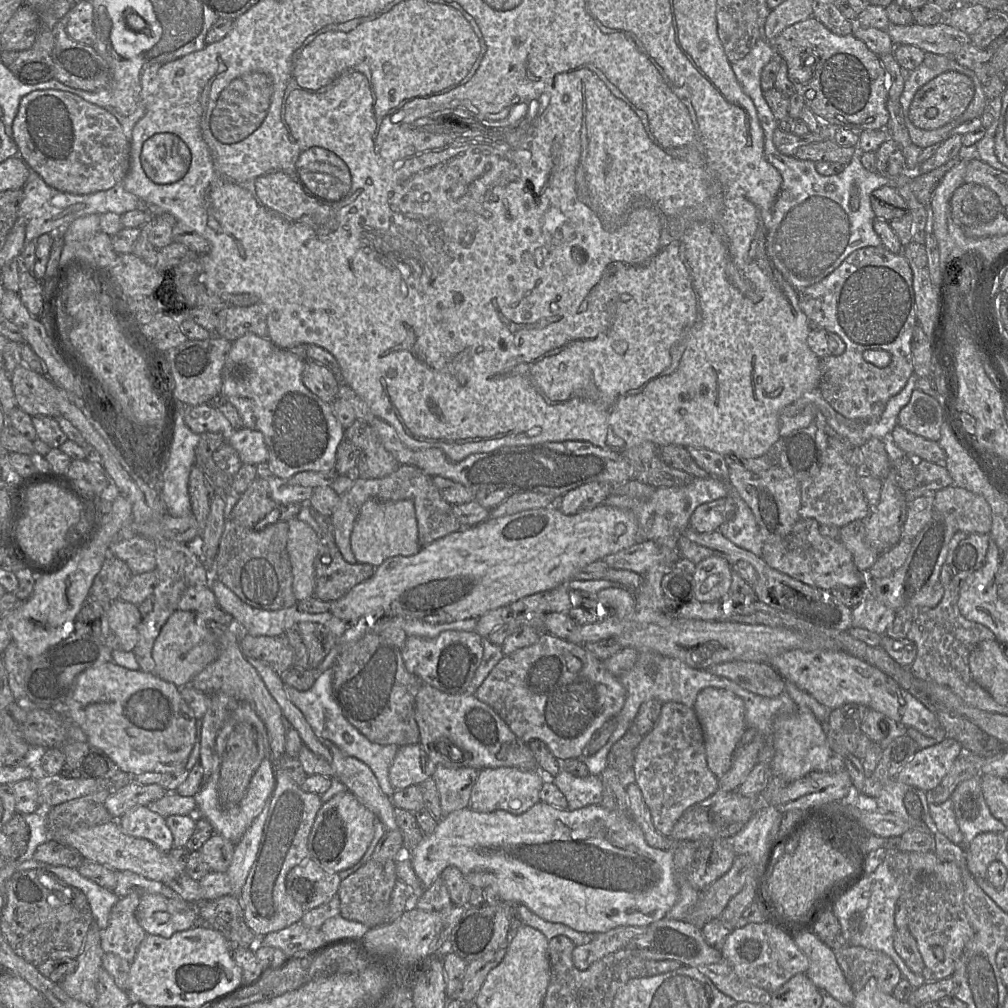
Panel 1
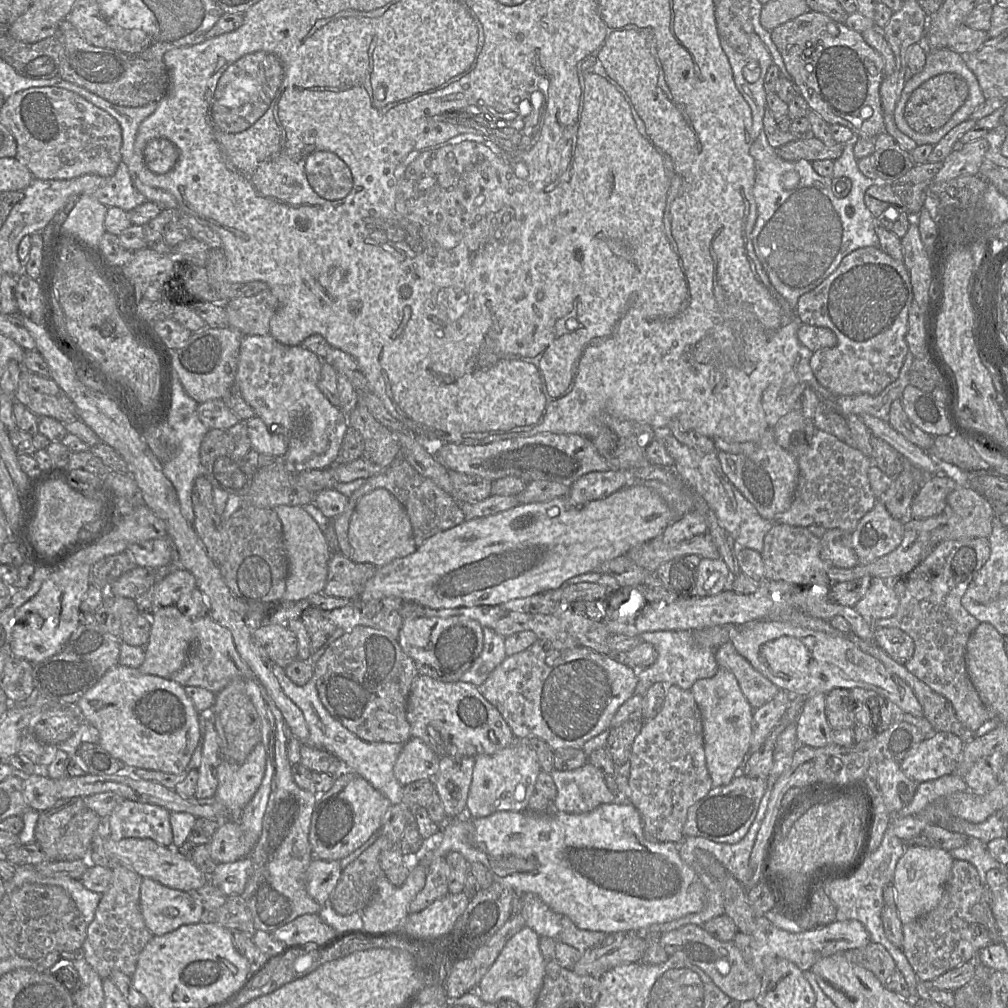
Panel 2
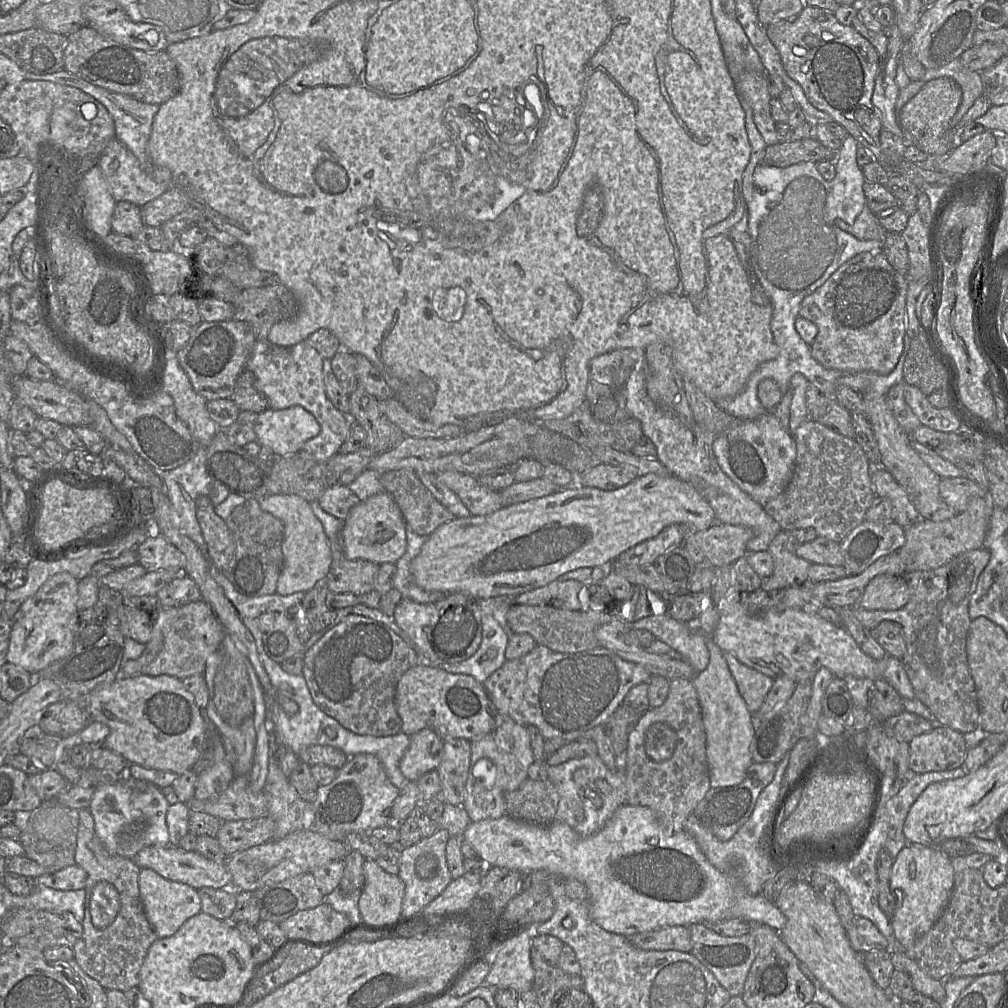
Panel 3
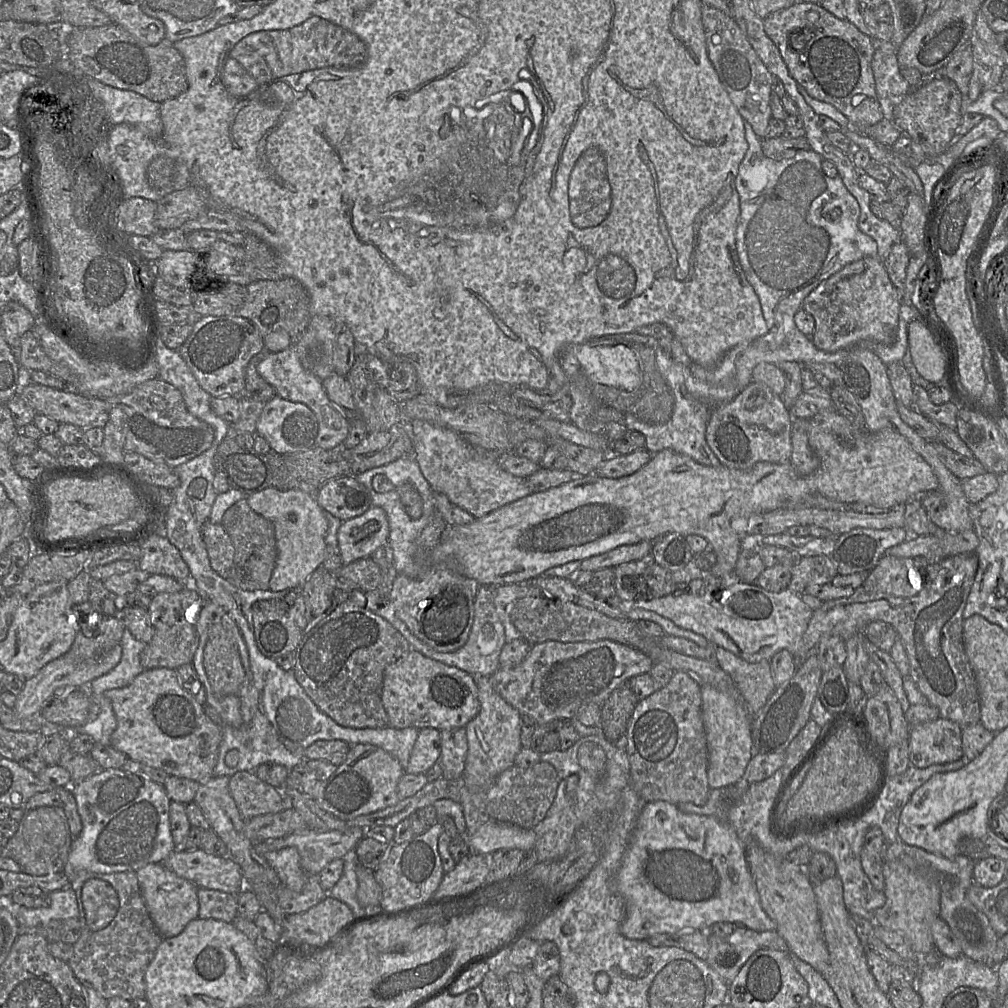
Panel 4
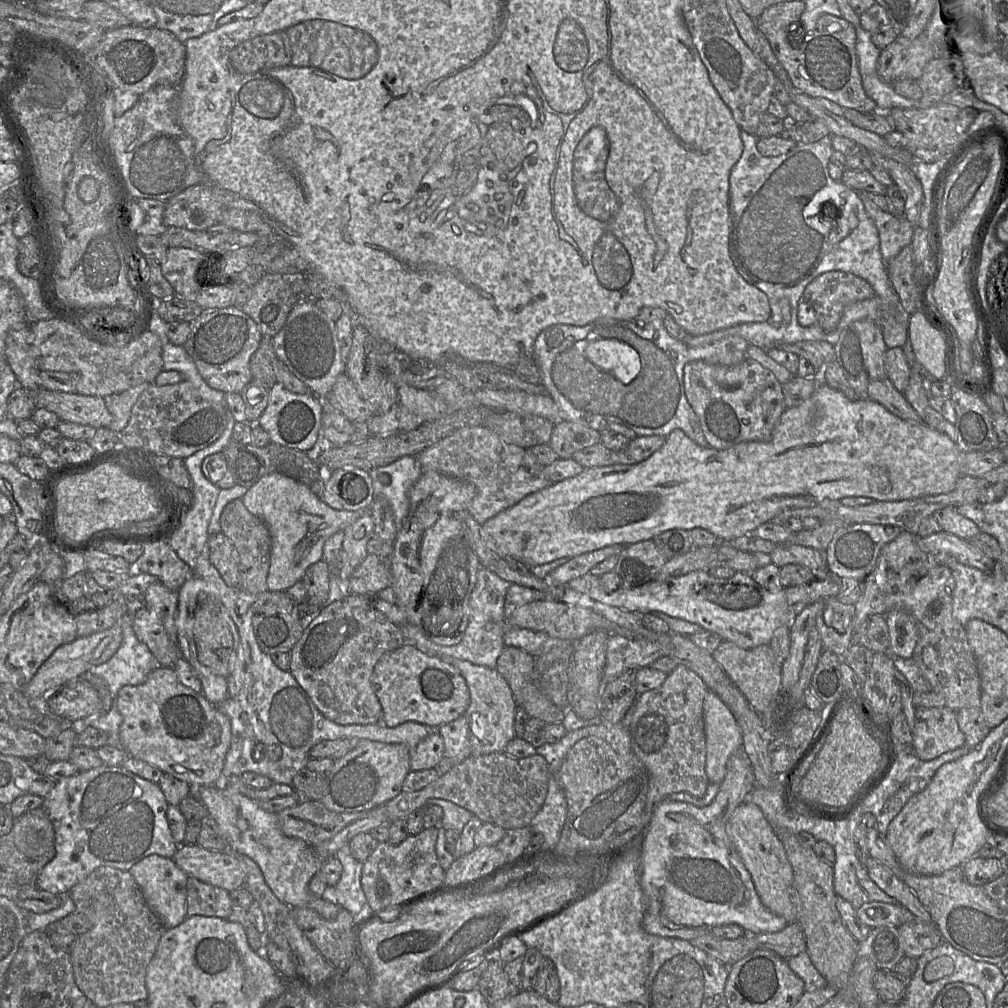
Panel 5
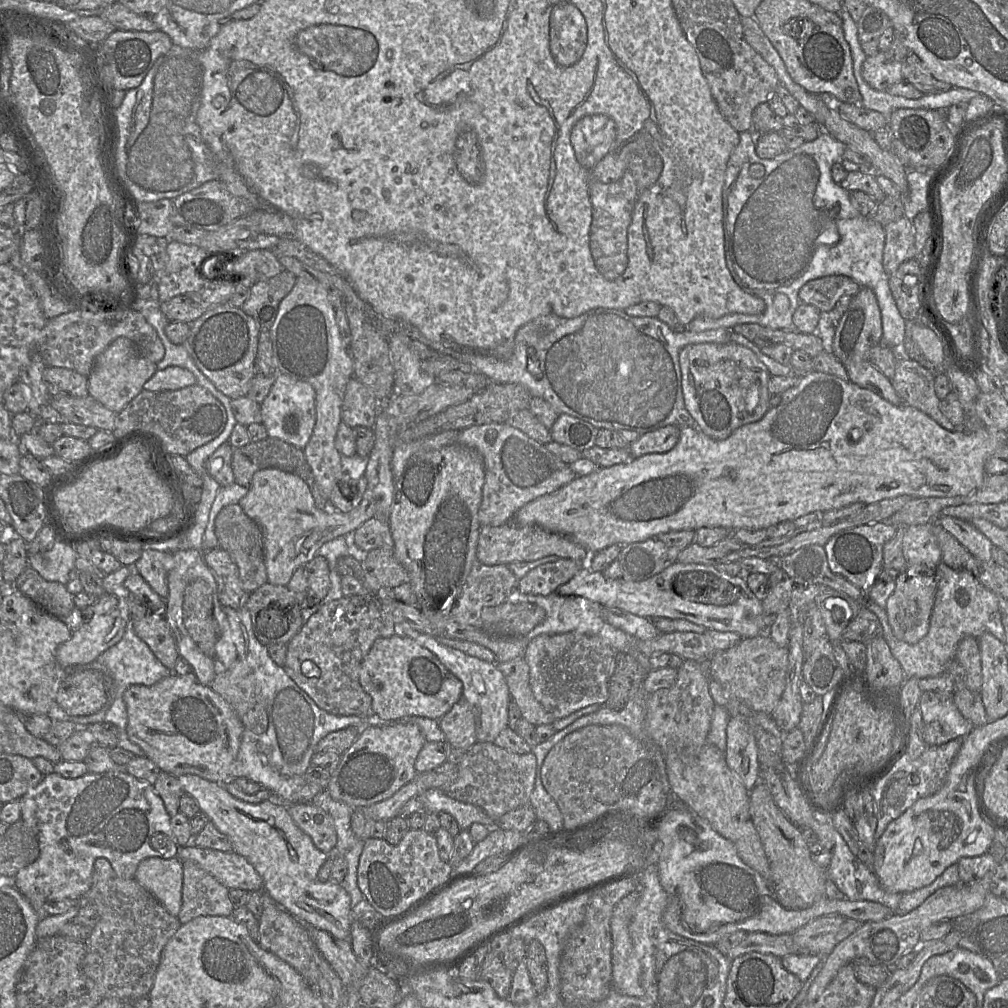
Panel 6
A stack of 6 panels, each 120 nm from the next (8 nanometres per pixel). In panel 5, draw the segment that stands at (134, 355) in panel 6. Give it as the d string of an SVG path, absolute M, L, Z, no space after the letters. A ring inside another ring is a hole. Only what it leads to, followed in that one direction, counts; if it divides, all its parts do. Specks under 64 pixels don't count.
M141 383L121 393L107 395L103 398L108 411L112 415L112 421L108 426L109 429L120 434L128 423L134 403L149 384Z

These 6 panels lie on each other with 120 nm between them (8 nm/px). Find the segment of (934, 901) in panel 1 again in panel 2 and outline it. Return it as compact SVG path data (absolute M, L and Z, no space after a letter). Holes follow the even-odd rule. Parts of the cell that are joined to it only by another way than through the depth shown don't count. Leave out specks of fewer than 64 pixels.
M954 860L943 896L938 905L929 913L903 925L902 951L913 968L919 981L932 982L949 970L975 960L978 952L997 938L997 924L989 904L988 886L980 882L976 868L969 862Z

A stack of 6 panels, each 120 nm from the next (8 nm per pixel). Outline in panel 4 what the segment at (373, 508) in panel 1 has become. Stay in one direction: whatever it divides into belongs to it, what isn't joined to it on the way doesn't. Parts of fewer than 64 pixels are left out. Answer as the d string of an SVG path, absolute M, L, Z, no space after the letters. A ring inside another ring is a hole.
M370 507L364 514L342 522L338 547L343 566L358 559L372 557L382 545L389 542L389 522L384 509Z

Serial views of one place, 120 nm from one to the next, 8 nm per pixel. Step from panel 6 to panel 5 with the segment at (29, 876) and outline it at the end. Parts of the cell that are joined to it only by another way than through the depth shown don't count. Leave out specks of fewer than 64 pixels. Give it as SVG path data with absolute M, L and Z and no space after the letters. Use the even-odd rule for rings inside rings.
M102 765L81 771L56 782L42 806L55 829L55 856L35 878L35 885L53 894L69 894L93 870L109 866L128 871L143 858L156 854L173 858L179 845L174 841L167 820L169 804L158 784L145 780L120 766Z

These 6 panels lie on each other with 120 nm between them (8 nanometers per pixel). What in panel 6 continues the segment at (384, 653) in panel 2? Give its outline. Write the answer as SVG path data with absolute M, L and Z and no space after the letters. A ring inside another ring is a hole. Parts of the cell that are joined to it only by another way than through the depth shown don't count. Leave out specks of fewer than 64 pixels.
M389 592L366 593L364 595L343 596L323 605L317 613L308 618L301 630L287 644L284 664L286 674L322 710L337 716L368 717L372 711L372 698L359 681L363 659L378 638L388 638L399 632L385 600L393 600Z

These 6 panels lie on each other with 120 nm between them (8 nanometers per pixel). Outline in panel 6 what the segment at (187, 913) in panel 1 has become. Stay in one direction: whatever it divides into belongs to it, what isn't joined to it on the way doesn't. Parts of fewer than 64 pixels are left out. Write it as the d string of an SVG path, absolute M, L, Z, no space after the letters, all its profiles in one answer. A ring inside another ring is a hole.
M149 857L142 860L134 879L177 917L182 905L183 865L178 858Z

